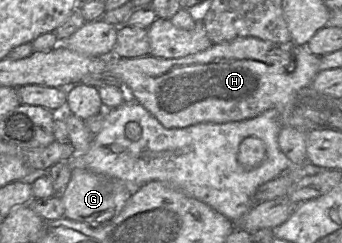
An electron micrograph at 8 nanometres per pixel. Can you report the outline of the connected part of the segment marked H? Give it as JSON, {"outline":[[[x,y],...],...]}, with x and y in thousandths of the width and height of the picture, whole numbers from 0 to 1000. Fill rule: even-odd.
{"outline":[[[749,152],[690,156],[678,169],[620,181],[602,206],[556,222],[529,239],[477,243],[442,226],[404,239],[360,239],[316,230],[313,296],[357,342],[368,366],[377,407],[389,407],[427,453],[433,453],[482,527],[538,527],[579,506],[664,506],[678,498],[708,498],[754,477],[766,461],[792,444],[825,444],[836,416],[871,370],[909,346],[918,317],[936,292],[936,235],[909,218],[895,189],[839,177],[807,177],[766,165]]]}

